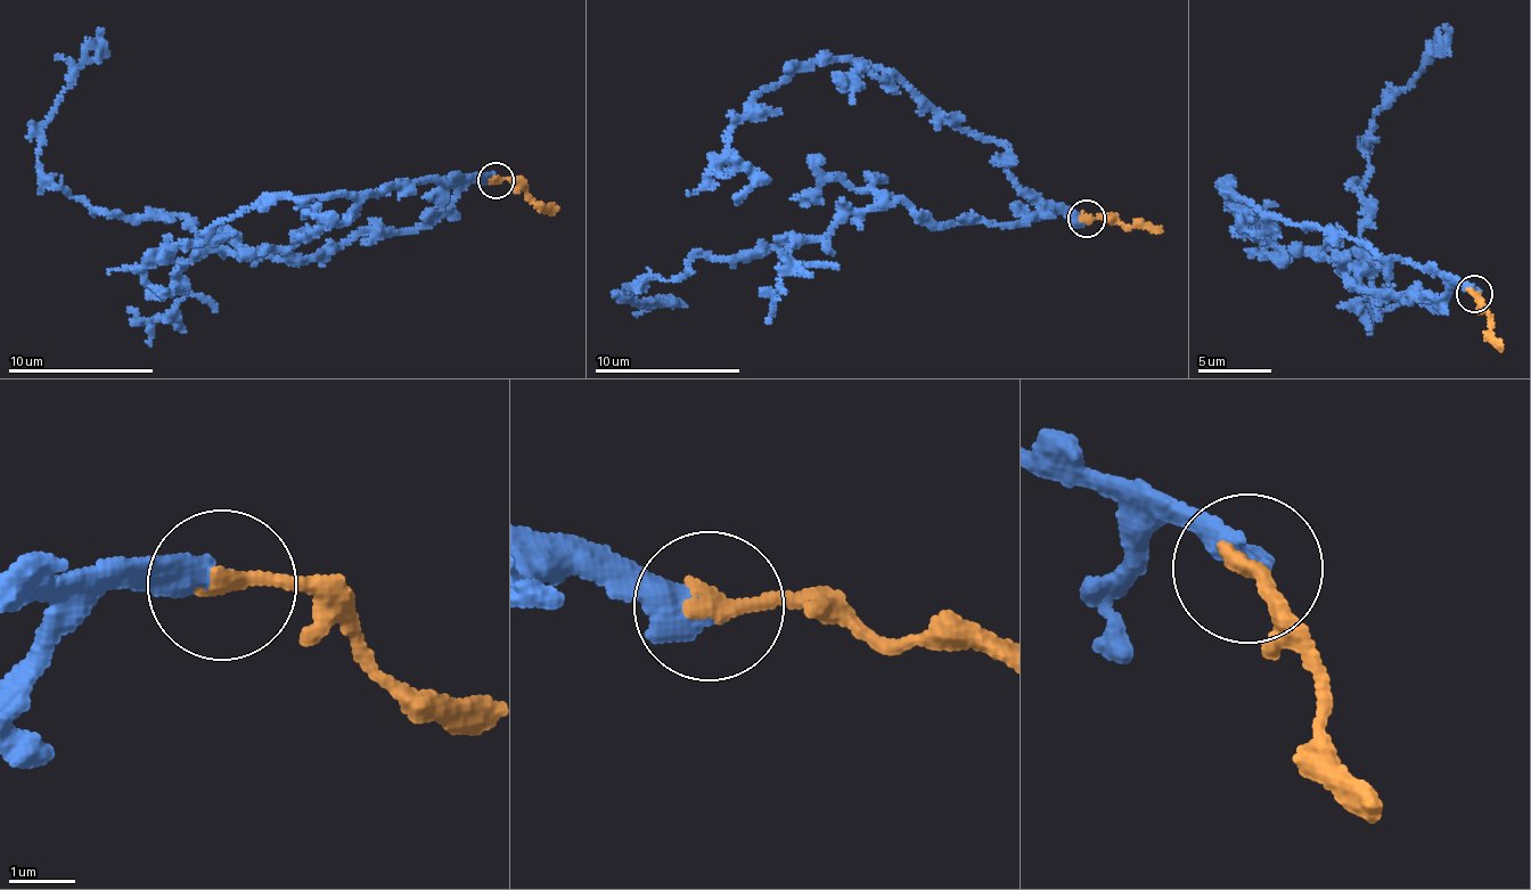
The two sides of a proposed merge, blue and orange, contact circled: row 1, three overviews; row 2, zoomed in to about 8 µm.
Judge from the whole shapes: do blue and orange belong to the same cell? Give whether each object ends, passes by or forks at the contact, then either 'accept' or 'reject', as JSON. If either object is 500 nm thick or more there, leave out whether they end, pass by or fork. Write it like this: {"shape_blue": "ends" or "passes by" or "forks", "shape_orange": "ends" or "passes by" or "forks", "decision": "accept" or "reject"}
{"shape_blue": "ends", "shape_orange": "ends", "decision": "reject"}

